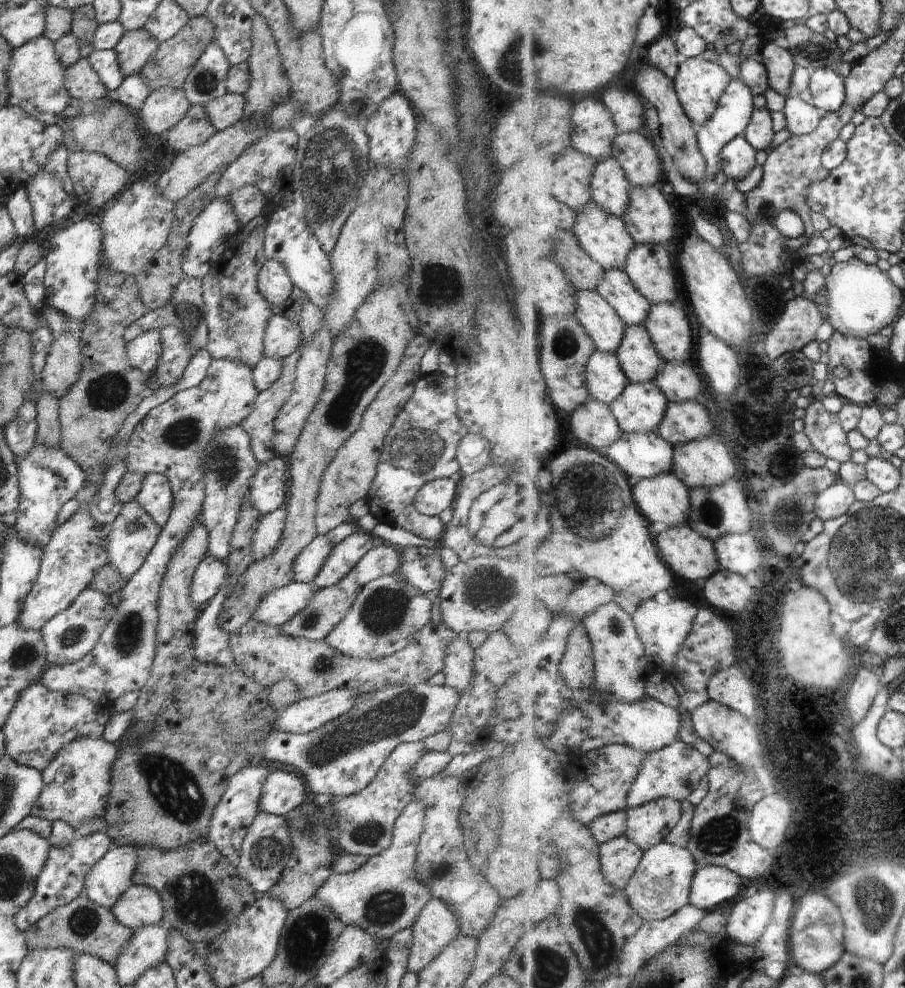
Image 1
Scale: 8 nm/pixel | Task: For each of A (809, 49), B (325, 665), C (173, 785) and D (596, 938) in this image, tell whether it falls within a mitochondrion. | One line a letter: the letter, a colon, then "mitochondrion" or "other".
A: mitochondrion
B: mitochondrion
C: mitochondrion
D: mitochondrion

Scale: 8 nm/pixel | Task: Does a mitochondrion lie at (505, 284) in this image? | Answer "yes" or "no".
no

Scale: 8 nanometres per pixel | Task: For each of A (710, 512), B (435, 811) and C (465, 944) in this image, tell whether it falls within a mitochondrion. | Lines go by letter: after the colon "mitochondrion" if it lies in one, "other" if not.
A: mitochondrion
B: other
C: other

